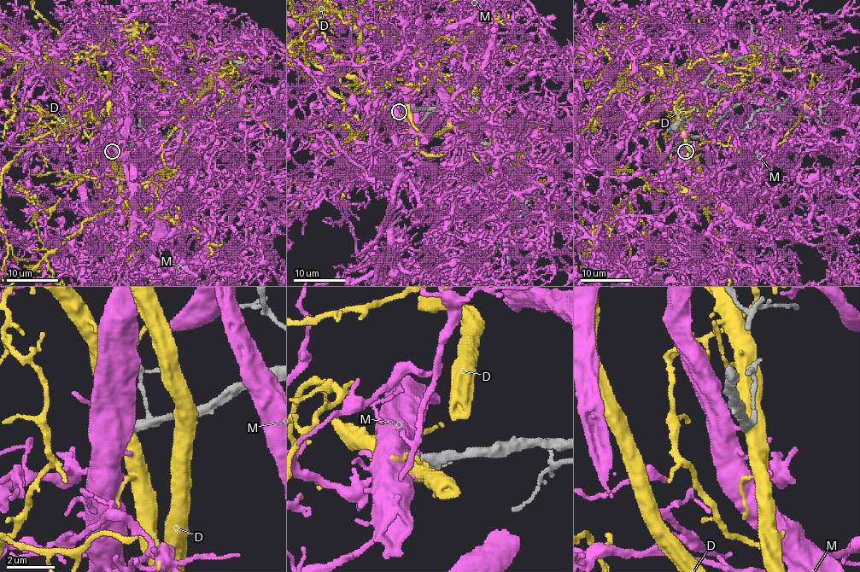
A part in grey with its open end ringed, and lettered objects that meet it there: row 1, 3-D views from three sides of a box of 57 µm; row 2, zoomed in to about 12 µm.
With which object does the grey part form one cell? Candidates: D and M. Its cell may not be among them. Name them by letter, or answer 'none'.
none

